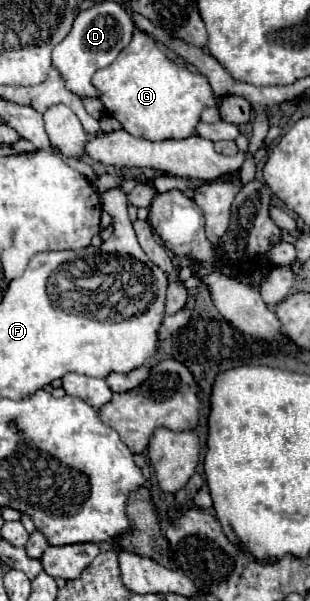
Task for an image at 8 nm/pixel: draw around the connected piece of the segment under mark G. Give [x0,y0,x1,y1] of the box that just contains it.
[92,30,218,140]

